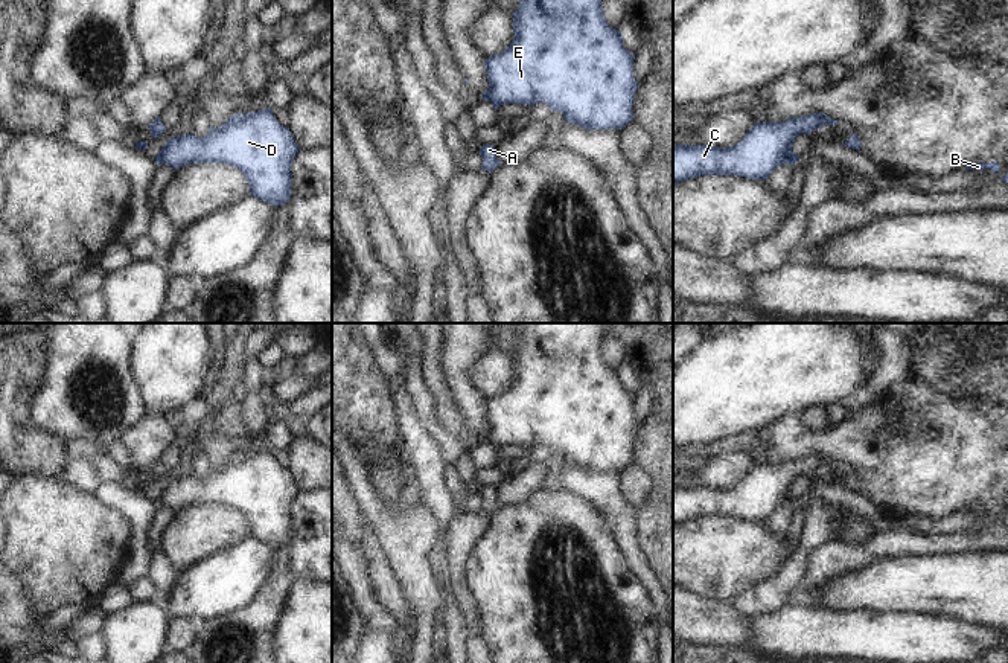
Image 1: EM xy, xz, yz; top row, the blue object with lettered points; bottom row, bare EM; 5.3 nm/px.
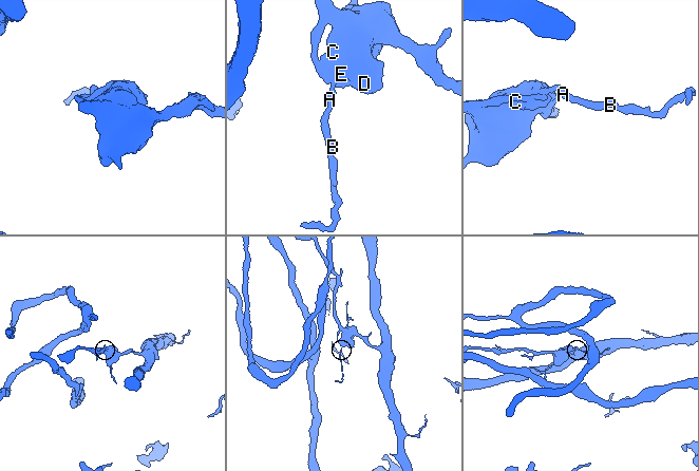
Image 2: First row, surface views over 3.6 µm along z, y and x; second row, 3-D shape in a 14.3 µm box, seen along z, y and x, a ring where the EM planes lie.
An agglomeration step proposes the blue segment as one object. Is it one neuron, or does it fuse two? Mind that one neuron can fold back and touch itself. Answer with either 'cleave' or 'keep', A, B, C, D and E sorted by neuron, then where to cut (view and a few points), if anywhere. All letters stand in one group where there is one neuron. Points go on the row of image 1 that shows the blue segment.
keep; groups A B C D E; cut none

